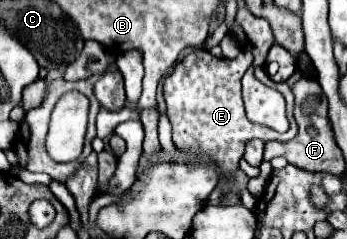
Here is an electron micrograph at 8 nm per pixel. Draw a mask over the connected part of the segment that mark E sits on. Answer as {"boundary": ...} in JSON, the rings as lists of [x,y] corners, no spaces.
{"boundary":[[[193,49],[185,55],[163,81],[163,95],[167,101],[167,117],[173,125],[175,145],[195,157],[207,155],[219,169],[219,173],[231,181],[235,177],[239,159],[243,157],[245,143],[249,139],[277,139],[289,141],[297,135],[297,123],[293,116],[294,95],[287,83],[275,83],[263,69],[257,69],[257,77],[283,93],[286,101],[286,114],[291,127],[287,133],[277,133],[269,127],[255,125],[245,117],[245,107],[241,99],[241,57],[237,59],[217,59],[207,49]]]}

